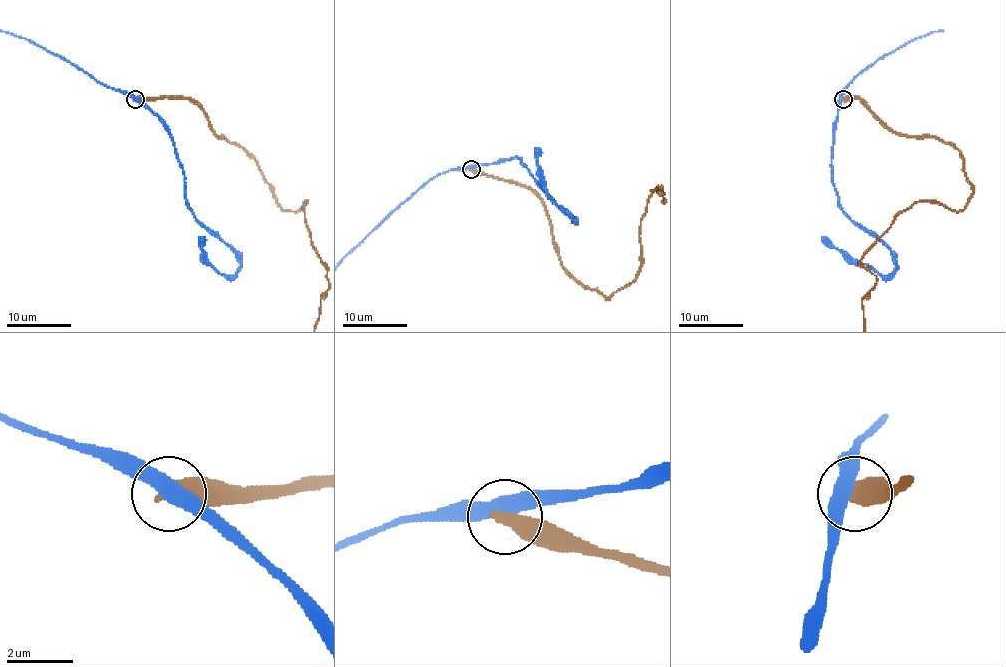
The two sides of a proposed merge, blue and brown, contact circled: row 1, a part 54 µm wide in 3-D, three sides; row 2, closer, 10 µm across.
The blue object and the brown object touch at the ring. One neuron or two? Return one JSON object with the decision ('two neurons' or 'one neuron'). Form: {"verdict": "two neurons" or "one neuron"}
{"verdict": "two neurons"}

